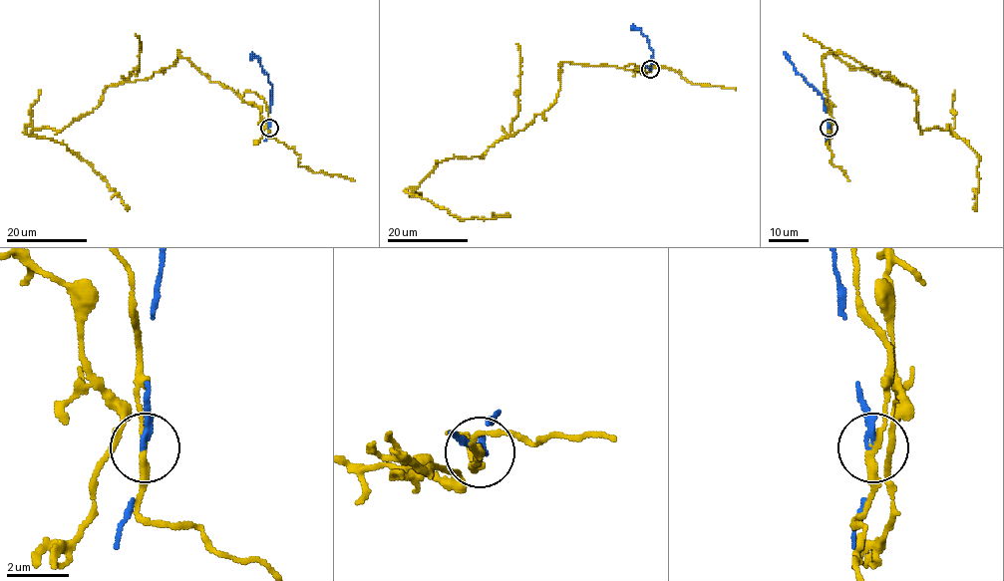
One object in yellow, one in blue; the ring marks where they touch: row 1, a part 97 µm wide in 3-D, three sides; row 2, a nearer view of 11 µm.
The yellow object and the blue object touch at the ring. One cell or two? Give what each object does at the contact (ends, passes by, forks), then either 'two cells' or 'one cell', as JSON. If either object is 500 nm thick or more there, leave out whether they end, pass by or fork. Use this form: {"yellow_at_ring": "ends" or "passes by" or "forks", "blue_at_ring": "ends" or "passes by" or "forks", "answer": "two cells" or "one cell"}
{"yellow_at_ring": "passes by", "blue_at_ring": "ends", "answer": "two cells"}

